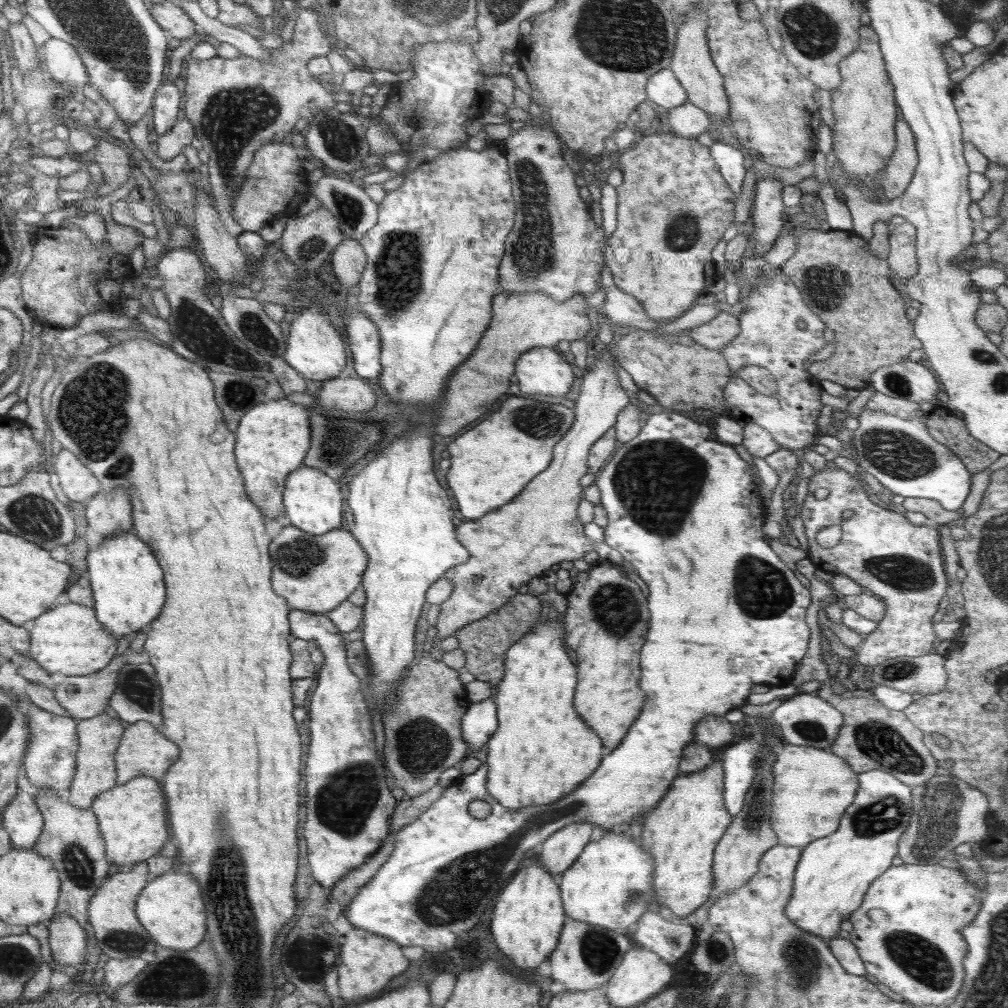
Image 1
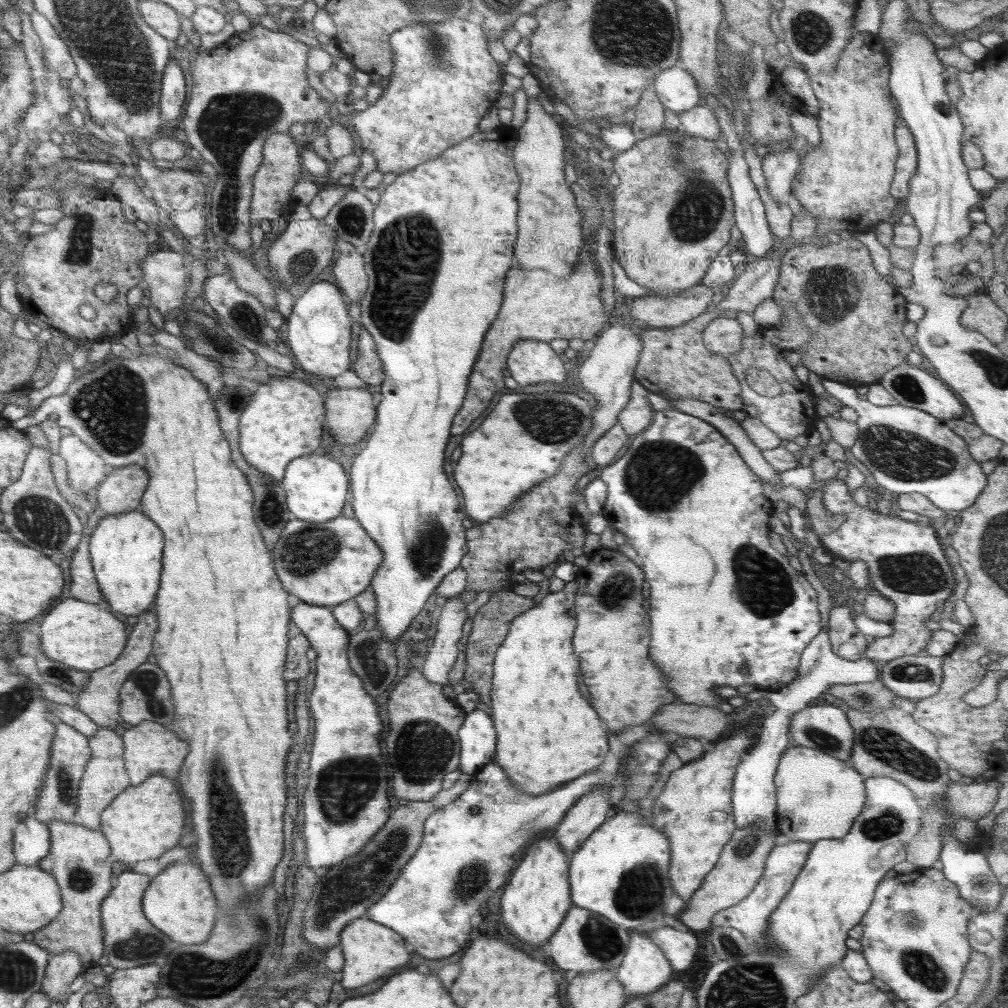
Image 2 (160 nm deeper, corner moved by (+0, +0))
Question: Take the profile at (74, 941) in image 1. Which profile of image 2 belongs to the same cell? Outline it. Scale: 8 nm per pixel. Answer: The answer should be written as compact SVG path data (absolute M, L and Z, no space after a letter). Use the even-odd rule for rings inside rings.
M74 951L50 956L50 964L42 984L43 992L47 993L52 1003L66 1001L71 993L70 983L82 971L82 961Z

